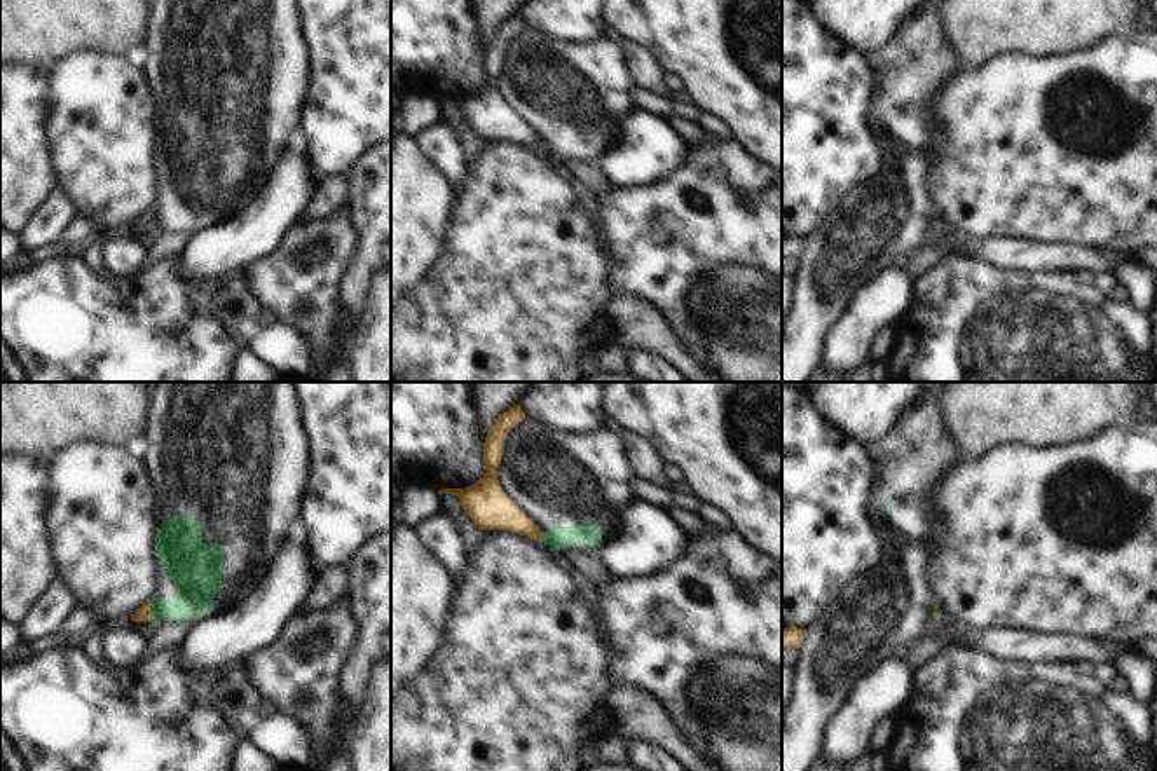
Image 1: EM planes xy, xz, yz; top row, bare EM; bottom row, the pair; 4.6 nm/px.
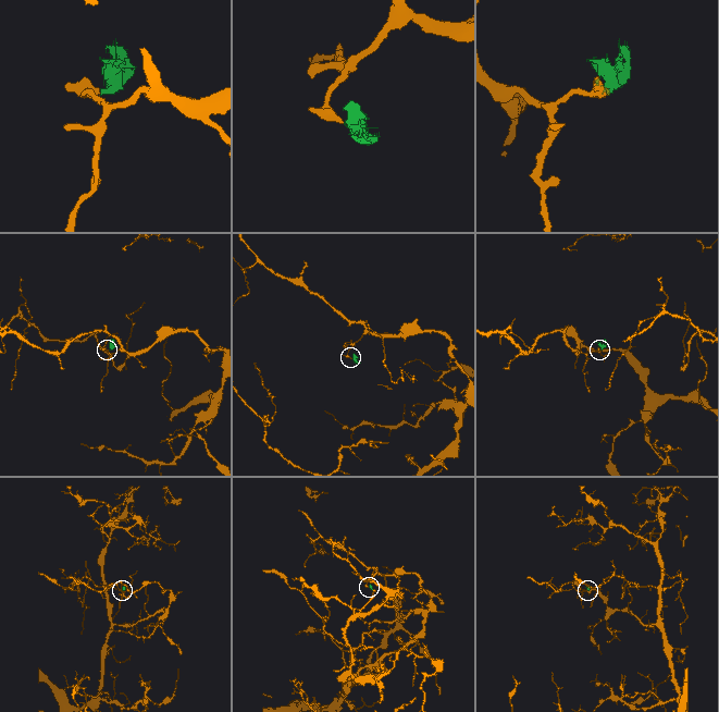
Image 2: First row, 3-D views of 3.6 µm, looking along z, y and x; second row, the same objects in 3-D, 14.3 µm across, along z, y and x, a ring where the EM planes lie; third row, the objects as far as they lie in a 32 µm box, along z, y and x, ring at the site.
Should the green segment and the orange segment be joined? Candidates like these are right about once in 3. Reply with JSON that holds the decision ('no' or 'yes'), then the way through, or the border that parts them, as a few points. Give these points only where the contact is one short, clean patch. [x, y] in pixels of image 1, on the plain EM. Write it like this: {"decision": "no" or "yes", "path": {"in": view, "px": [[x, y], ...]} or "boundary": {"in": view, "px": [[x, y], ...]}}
{"decision": "no", "boundary": {"in": "xy", "px": [[150, 211], [152, 229]]}}

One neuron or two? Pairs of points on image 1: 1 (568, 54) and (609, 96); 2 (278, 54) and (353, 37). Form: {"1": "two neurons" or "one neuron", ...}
{"1": "one neuron", "2": "two neurons"}

